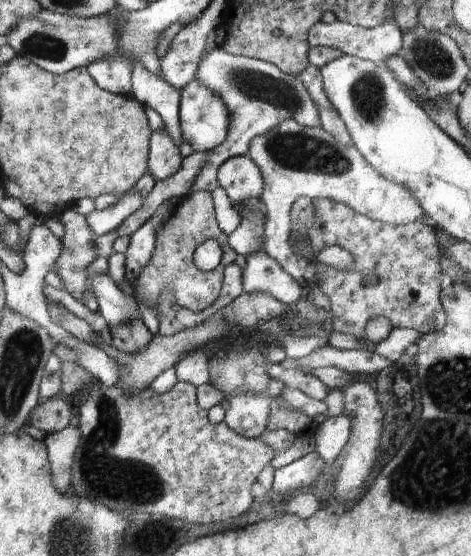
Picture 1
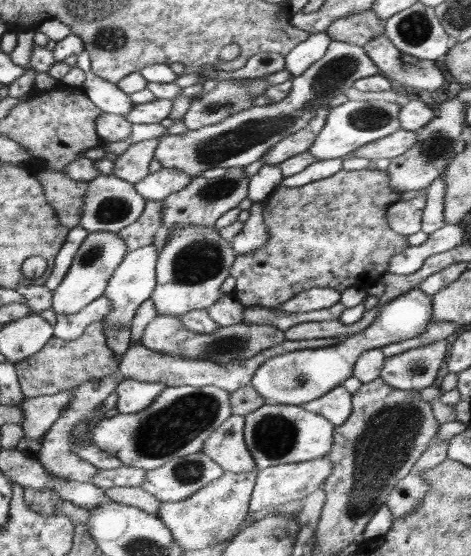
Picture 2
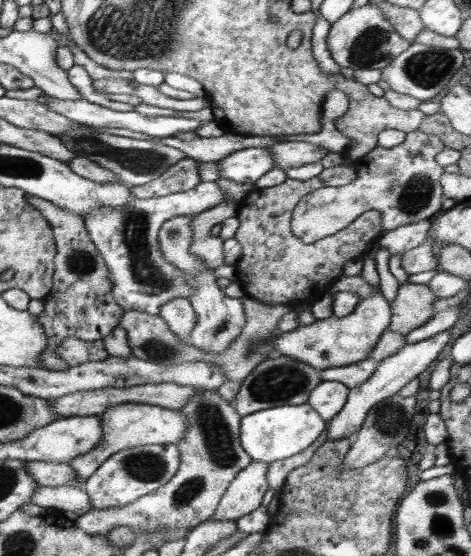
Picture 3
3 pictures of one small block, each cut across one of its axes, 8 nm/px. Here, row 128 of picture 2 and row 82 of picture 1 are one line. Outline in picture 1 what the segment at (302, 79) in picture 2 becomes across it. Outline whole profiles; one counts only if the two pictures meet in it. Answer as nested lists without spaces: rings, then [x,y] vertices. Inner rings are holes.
[[[214,47],[205,51],[198,61],[194,79],[223,102],[229,114],[229,127],[225,141],[207,152],[201,171],[198,172],[186,196],[198,191],[211,193],[218,188],[218,167],[229,158],[246,155],[255,136],[272,130],[272,127],[277,127],[283,120],[292,119],[308,128],[321,126],[317,108],[302,81],[298,77],[287,75],[273,64],[231,55]]]

